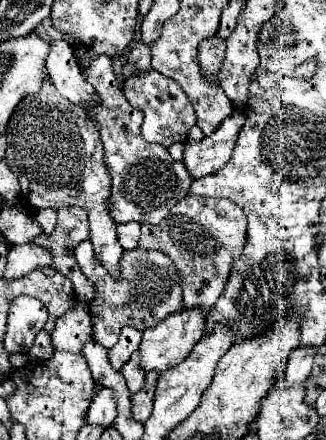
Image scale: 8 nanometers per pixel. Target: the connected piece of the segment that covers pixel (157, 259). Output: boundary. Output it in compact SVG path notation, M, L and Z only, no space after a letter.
M83 241L75 249L75 259L81 267L81 271L95 283L97 297L91 307L93 317L93 337L103 347L111 349L117 343L119 331L125 325L131 325L139 331L145 327L153 327L159 321L163 321L167 315L181 309L181 287L179 287L179 275L171 263L171 259L165 253L159 251L145 251L145 249L133 249L125 251L121 259L121 279L115 281L109 277L103 265L95 261L93 247L89 241Z

